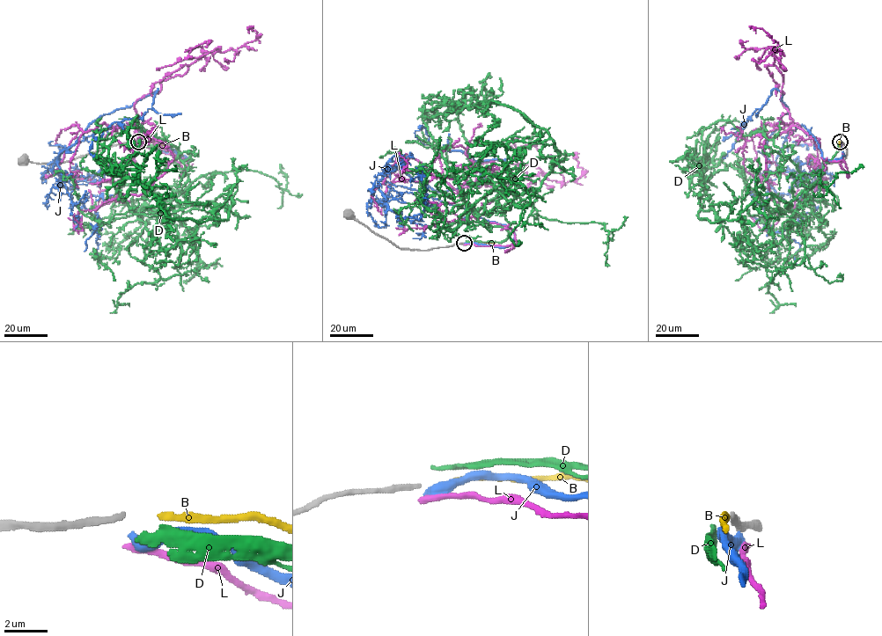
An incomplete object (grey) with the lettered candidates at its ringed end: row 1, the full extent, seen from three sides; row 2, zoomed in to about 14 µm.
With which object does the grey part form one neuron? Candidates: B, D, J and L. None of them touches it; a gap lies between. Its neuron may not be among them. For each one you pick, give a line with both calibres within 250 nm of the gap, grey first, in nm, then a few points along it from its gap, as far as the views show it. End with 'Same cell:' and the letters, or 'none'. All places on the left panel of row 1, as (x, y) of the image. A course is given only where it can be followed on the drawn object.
B: calibres 240 and 200 nm; course (142, 142), (152, 142), (169, 148)
Same cell: B

